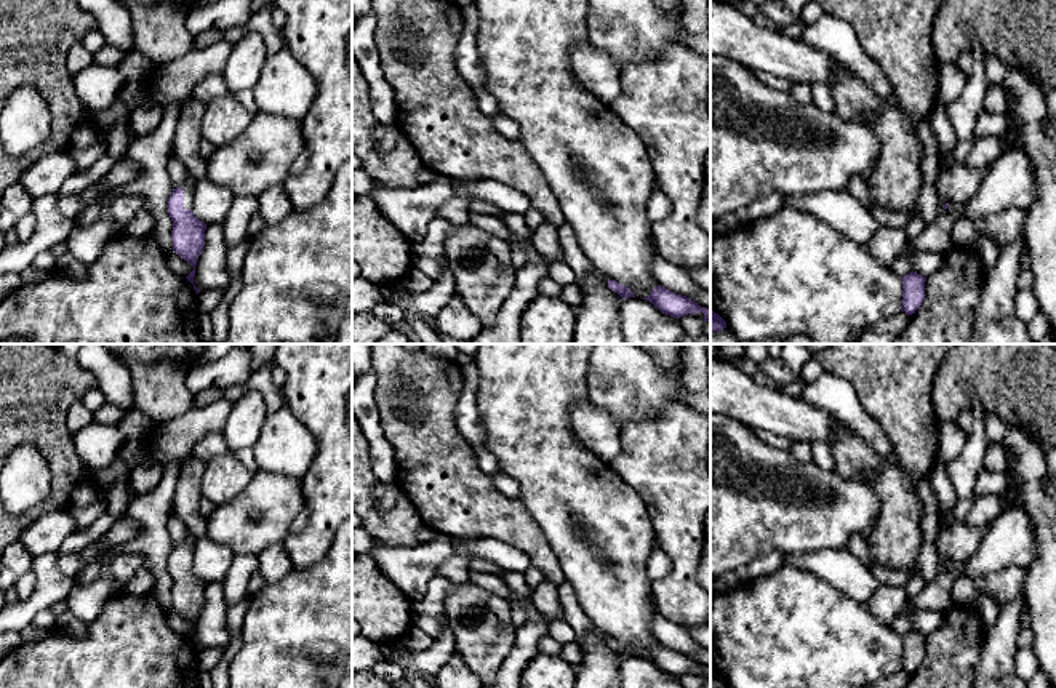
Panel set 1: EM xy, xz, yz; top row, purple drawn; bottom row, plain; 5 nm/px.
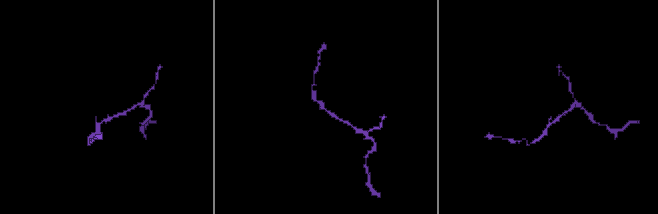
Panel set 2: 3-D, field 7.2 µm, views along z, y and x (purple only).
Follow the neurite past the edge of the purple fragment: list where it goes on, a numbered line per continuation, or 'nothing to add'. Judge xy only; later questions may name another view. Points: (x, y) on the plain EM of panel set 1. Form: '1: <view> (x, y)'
1: xy (189, 543)

